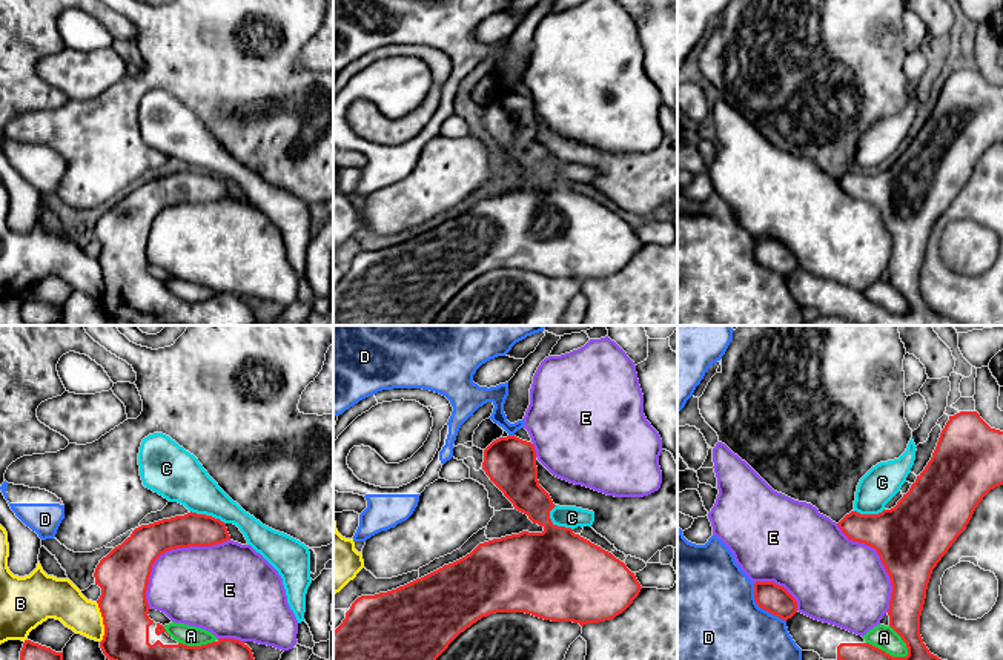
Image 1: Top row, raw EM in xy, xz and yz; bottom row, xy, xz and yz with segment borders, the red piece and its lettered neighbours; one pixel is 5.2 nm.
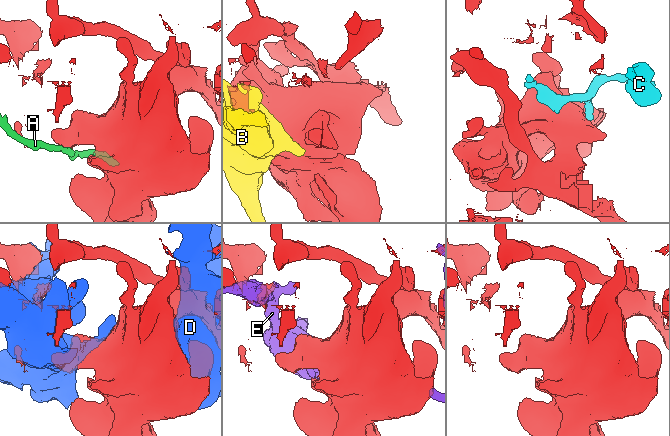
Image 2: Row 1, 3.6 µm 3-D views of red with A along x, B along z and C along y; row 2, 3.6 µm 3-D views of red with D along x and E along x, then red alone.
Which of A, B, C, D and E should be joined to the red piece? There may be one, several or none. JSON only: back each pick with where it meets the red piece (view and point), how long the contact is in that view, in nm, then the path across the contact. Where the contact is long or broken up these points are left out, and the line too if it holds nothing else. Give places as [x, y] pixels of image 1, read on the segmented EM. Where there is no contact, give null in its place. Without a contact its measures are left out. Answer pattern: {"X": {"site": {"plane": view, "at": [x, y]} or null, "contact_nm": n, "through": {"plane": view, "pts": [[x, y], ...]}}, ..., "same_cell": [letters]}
{"D": {"site": {"plane": "yz", "at": [761, 607]}, "contact_nm": 260}, "same_cell": ["D"]}

